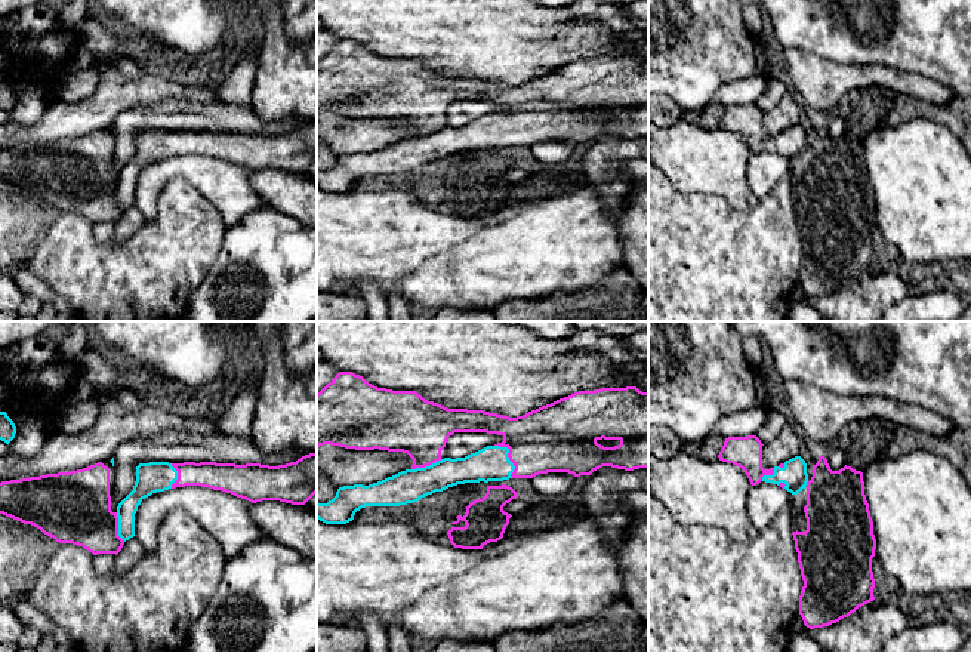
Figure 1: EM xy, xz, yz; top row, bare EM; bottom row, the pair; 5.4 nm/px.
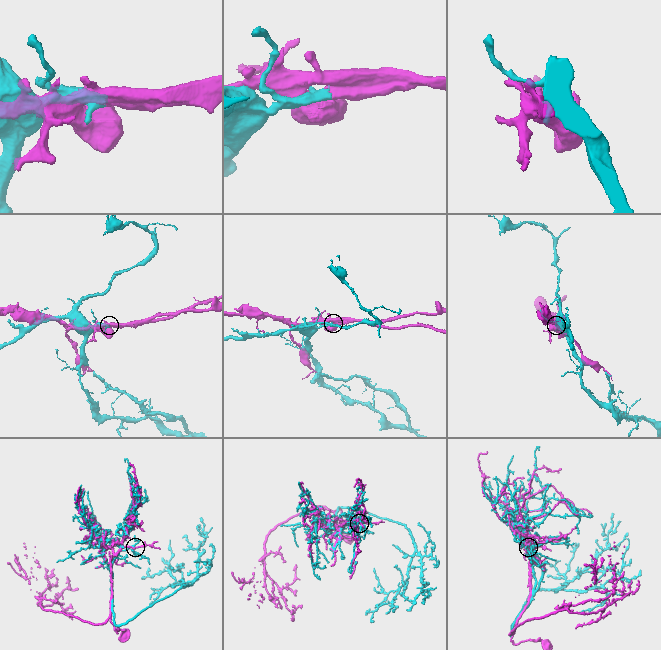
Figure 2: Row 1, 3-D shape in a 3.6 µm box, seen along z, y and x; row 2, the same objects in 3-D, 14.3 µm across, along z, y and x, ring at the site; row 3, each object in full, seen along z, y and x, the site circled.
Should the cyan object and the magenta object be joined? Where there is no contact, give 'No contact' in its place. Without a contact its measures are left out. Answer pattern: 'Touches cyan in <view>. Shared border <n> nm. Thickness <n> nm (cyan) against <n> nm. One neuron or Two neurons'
Touches cyan in xz. Shared border 200 nm. Thickness 190 nm (cyan) against 360 nm. Two neurons

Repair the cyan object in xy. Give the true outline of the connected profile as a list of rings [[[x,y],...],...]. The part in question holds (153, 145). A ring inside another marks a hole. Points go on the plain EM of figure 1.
[[[149,130],[136,135],[133,158],[118,172],[118,204],[126,210],[135,204],[135,182],[141,170],[157,160],[172,157],[178,139],[169,130]]]

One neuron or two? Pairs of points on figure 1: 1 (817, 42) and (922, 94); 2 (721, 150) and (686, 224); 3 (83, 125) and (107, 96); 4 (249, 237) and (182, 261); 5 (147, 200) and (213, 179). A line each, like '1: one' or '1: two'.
1: two
2: two
3: one
4: two
5: one

